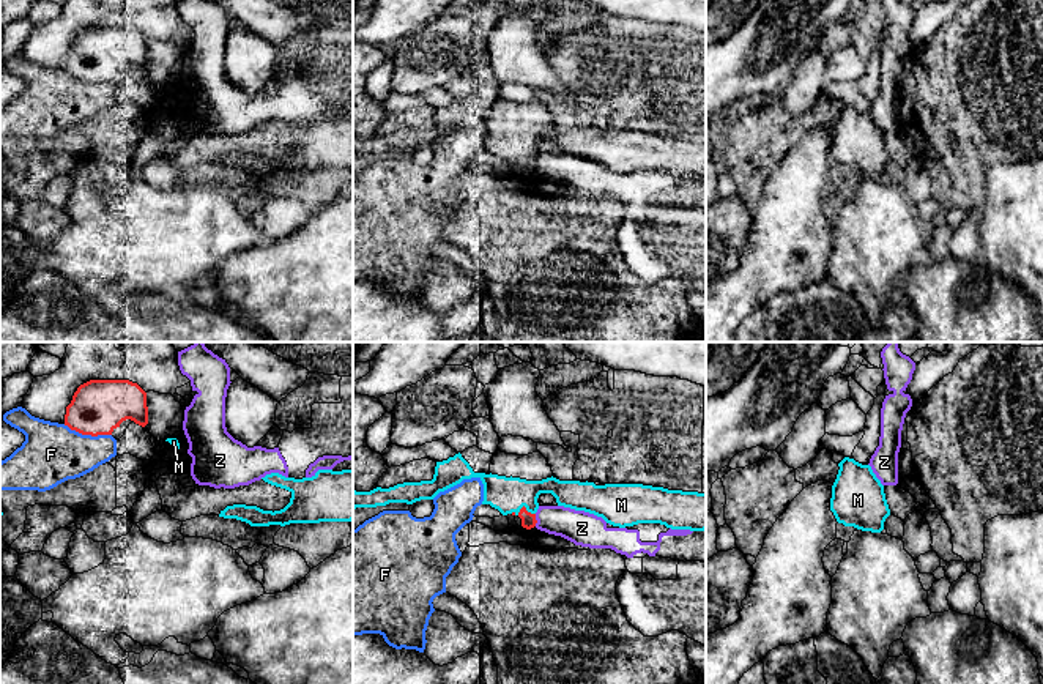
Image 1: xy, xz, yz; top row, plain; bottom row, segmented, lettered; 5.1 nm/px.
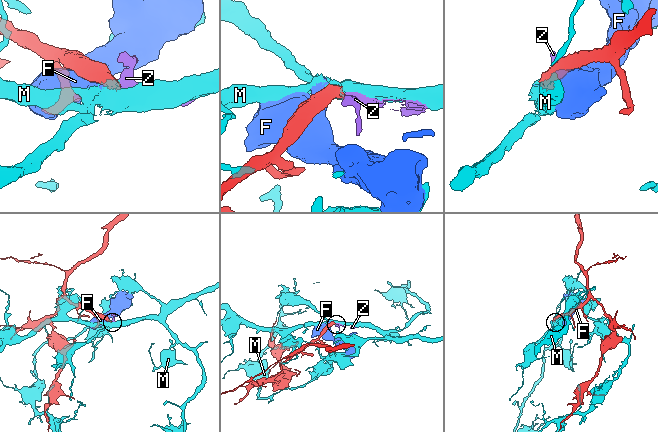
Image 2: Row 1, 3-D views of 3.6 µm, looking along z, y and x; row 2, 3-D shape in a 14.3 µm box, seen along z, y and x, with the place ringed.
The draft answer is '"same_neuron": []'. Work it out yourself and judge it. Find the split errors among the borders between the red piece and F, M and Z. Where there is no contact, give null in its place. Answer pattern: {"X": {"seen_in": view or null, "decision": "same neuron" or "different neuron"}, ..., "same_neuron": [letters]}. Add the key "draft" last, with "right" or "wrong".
{"F": {"seen_in": "xy", "decision": "different neuron"}, "M": {"seen_in": "xz", "decision": "different neuron"}, "Z": {"seen_in": "xz", "decision": "different neuron"}, "same_neuron": [], "draft": "right"}

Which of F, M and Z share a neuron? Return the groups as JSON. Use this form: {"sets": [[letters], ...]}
{"sets": [["F"], ["M"], ["Z"]]}

